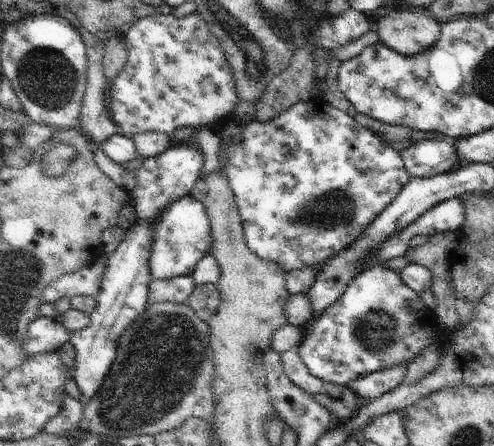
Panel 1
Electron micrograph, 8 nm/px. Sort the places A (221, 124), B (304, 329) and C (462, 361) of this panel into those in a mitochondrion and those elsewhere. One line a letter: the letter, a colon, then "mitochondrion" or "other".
A: other
B: other
C: other

